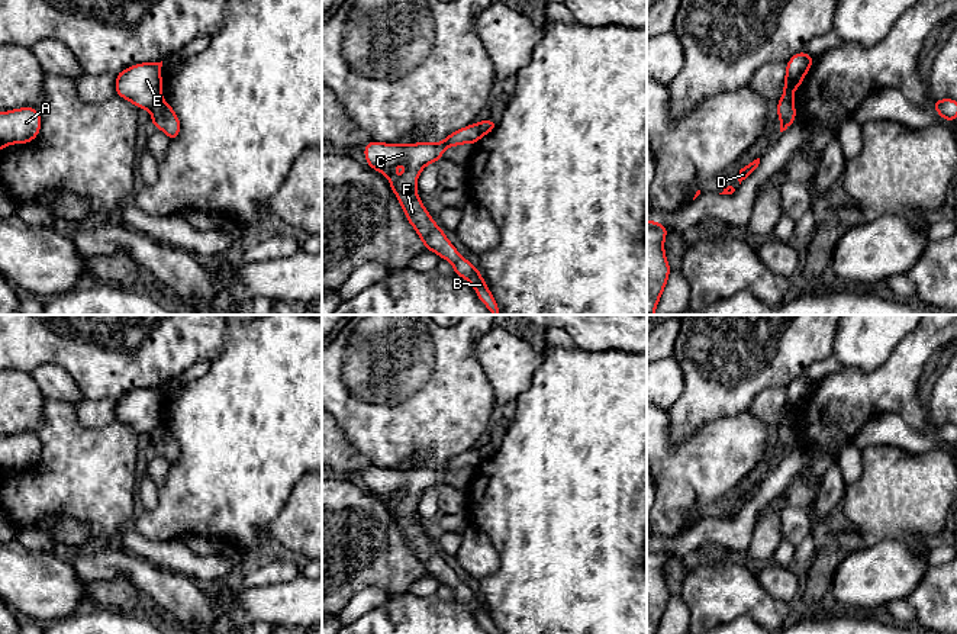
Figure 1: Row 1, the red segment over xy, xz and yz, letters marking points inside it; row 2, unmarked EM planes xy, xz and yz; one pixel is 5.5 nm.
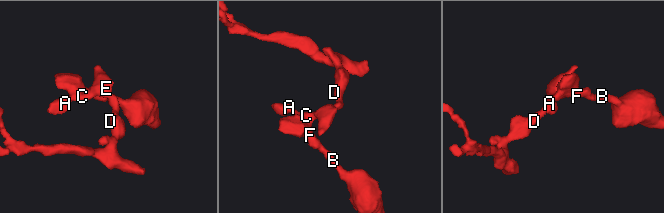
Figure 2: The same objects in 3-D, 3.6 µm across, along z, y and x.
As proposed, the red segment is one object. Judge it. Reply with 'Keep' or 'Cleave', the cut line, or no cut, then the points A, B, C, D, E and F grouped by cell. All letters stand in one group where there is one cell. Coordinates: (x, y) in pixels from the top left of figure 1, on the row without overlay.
Cleave. Split along xy (161, 422), (148, 433). Groups: A B C E F / D

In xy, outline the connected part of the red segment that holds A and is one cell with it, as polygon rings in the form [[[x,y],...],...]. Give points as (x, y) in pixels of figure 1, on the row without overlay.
[[[35,432],[0,438],[0,474],[12,469],[28,469],[41,456],[42,444]]]

